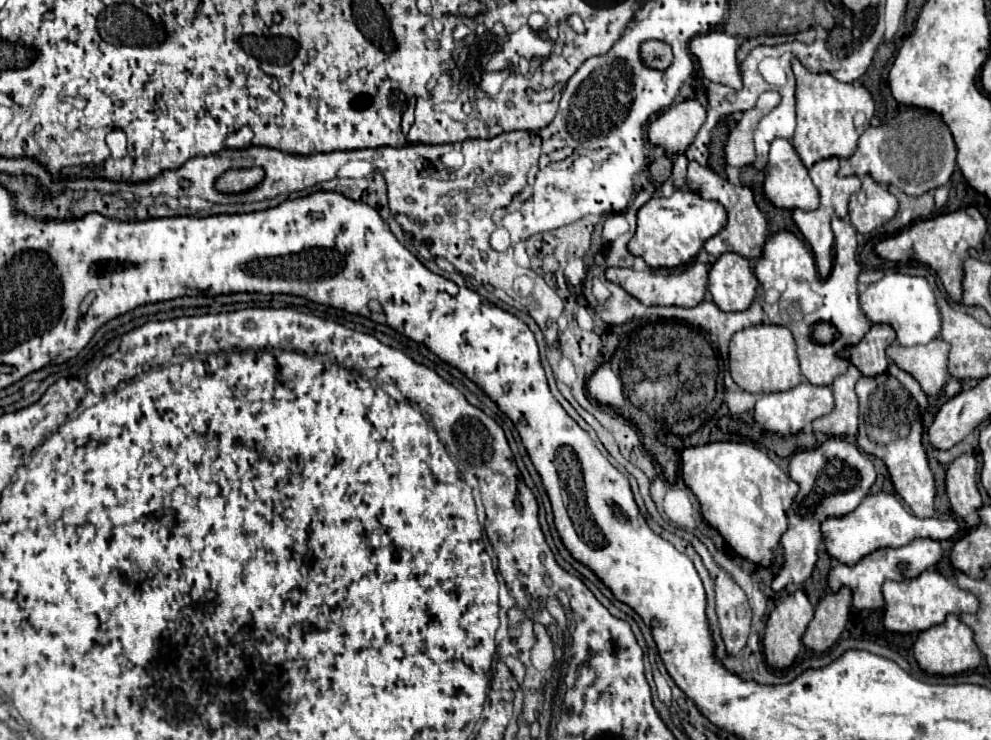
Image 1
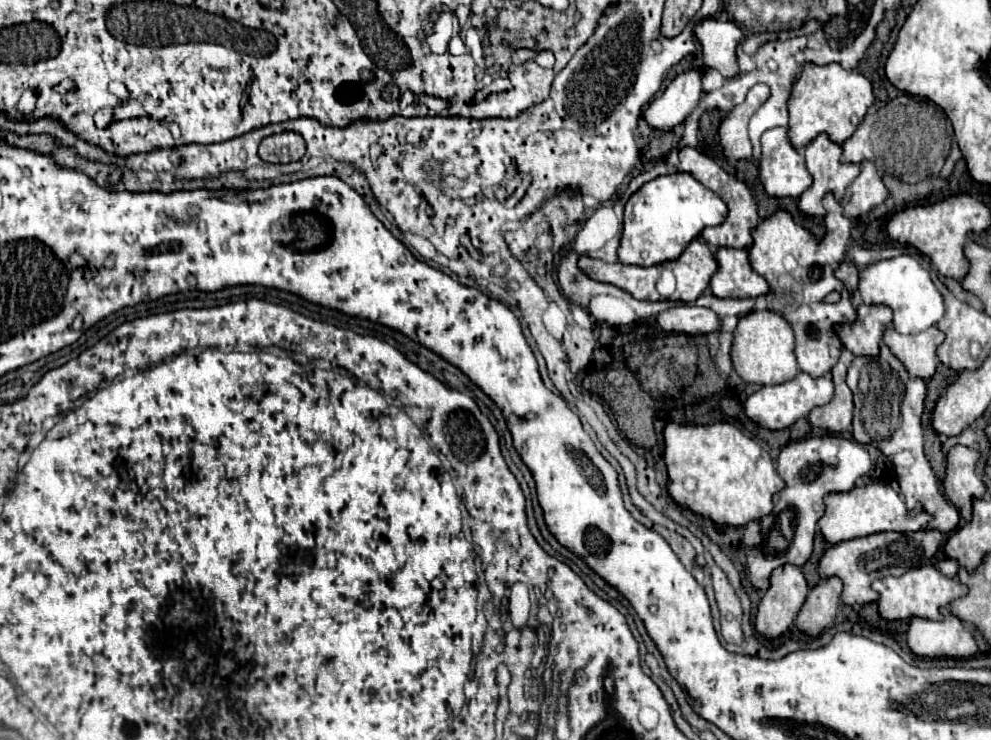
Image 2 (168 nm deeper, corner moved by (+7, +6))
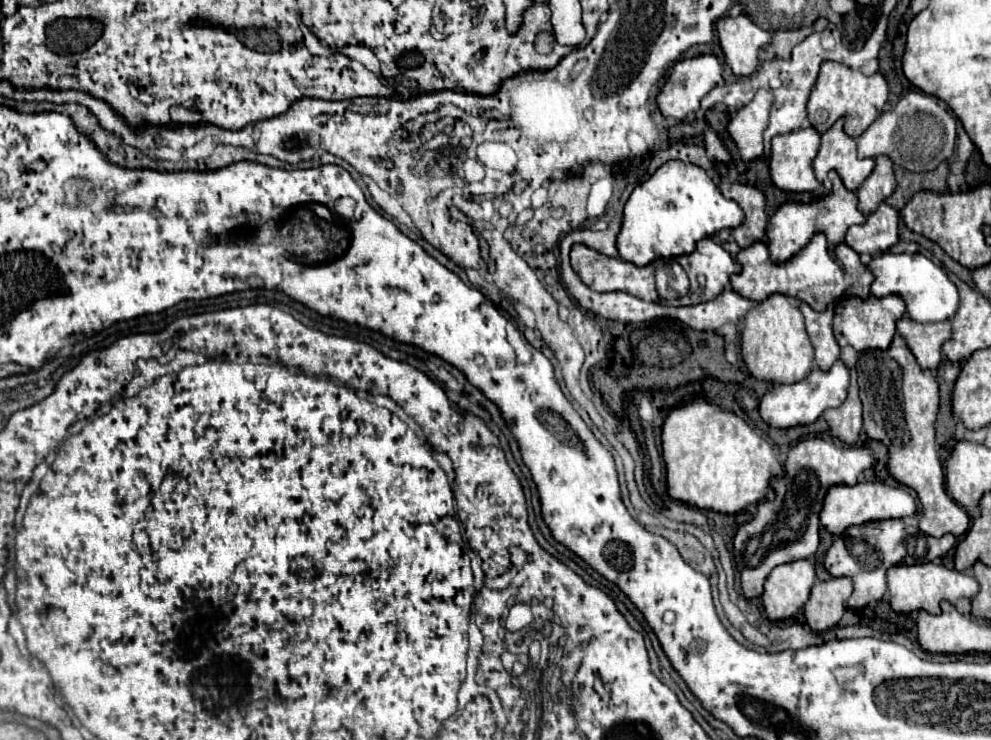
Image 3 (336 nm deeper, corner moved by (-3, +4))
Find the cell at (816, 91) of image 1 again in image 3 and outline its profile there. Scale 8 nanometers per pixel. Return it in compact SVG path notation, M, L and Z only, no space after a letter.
M823 61L815 87L809 95L807 119L823 135L837 119L843 117L845 133L849 137L859 137L879 117L879 113L883 111L883 105L887 101L887 95L889 95L889 87L881 73L867 77L847 65L841 65L835 61Z

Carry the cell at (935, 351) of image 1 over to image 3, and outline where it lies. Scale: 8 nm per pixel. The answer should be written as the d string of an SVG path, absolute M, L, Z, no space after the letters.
M903 317L897 323L897 331L907 341L921 369L937 369L937 365L941 363L941 347L947 339L951 339L949 321L915 323L909 317Z

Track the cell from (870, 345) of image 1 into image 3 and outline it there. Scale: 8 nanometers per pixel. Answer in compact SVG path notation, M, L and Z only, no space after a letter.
M887 295L883 299L869 297L865 301L859 297L847 297L835 305L833 333L841 347L851 345L855 351L887 349L895 335L895 325L903 315L905 315L905 303L899 295Z

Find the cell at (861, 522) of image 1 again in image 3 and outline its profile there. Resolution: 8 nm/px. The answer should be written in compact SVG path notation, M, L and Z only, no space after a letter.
M865 481L865 483L857 483L853 487L847 487L847 485L831 487L827 491L827 501L821 509L821 525L833 535L841 535L851 525L863 525L863 523L881 521L881 519L903 519L903 517L911 517L915 513L917 513L917 501L911 493L907 493L899 487Z

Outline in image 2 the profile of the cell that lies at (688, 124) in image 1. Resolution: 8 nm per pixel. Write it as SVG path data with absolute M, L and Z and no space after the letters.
M689 69L677 75L667 85L663 95L659 95L649 103L643 117L655 129L671 131L675 125L683 123L685 117L697 107L701 93L703 93L701 73L695 69Z

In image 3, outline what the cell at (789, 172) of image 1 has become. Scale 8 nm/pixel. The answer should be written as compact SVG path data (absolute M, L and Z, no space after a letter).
M813 127L797 129L779 137L771 139L771 179L773 183L783 191L815 191L821 187L821 183L815 179L813 173L813 159L819 149L819 133Z

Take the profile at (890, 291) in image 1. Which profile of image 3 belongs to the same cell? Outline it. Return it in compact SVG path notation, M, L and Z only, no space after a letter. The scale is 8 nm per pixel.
M875 255L869 263L871 273L875 275L875 281L871 285L873 297L887 297L887 295L899 295L903 297L907 305L907 313L917 323L931 323L931 321L945 321L951 319L959 305L959 293L957 287L949 281L947 273L937 267L931 259L923 255Z

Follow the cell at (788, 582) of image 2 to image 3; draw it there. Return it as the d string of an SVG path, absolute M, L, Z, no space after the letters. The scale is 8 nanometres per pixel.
M793 561L779 565L767 577L763 607L769 621L785 621L795 617L809 599L815 583L815 569L811 561Z

